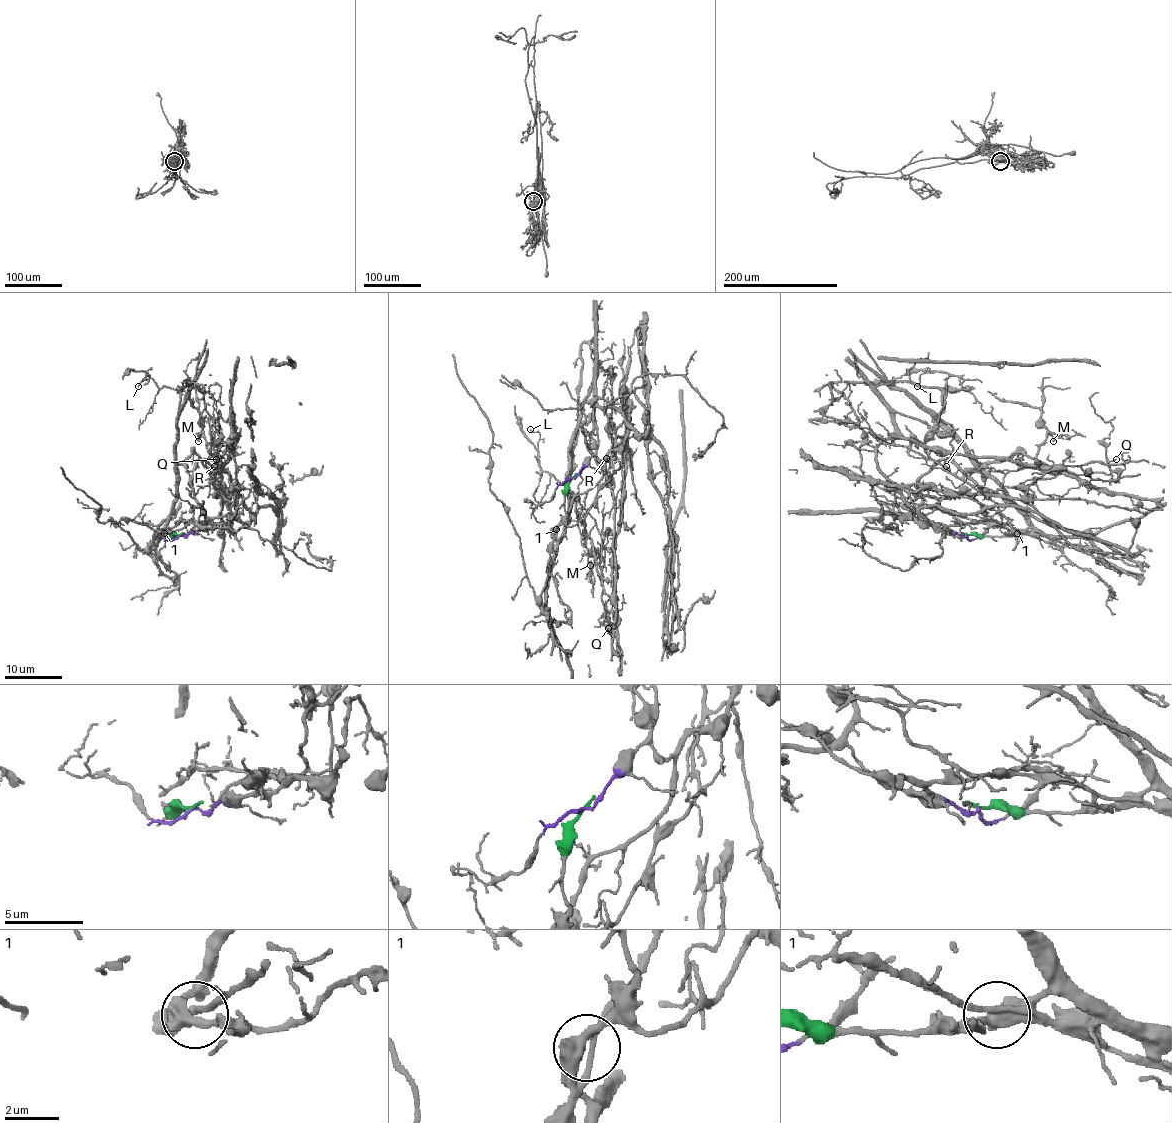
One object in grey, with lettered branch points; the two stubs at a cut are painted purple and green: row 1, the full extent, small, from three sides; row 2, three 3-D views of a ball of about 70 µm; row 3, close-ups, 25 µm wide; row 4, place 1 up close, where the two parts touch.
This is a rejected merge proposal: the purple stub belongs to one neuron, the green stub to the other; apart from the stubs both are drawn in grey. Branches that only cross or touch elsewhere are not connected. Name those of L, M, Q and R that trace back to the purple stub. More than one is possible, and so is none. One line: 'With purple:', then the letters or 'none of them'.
With purple: M, R

